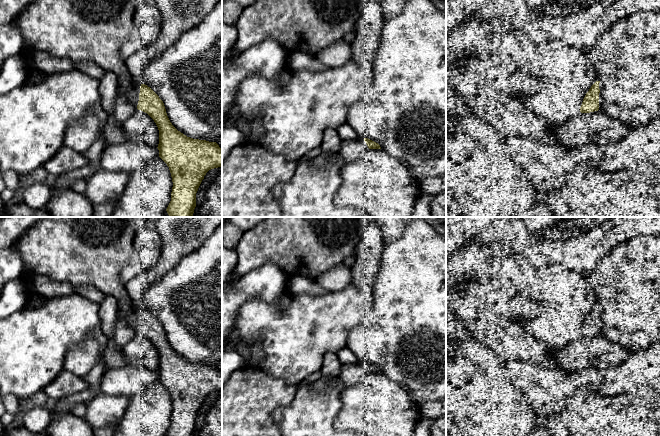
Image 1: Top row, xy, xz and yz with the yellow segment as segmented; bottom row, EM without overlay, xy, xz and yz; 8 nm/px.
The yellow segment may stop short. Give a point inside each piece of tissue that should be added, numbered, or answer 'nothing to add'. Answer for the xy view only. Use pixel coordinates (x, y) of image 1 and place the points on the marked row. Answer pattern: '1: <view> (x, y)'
1: xy (94, 31)

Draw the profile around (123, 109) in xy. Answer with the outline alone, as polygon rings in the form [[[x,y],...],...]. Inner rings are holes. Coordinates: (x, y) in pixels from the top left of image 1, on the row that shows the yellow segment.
[[[118,87],[117,97],[113,107],[113,117],[118,125],[123,125],[137,108],[130,102],[126,90]]]

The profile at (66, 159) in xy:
[[[63,146],[43,167],[49,174],[60,176],[88,163],[89,160],[81,152]]]

